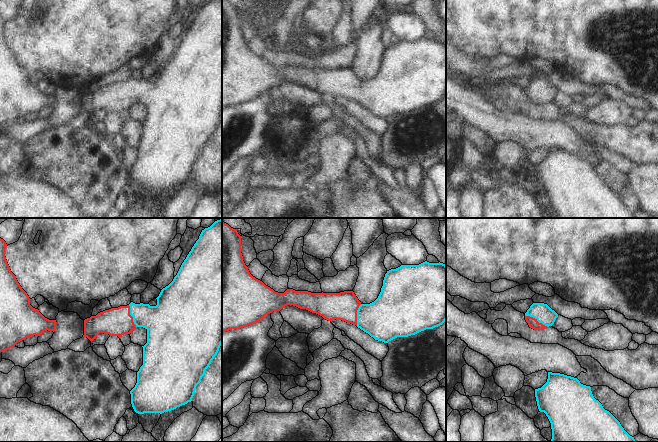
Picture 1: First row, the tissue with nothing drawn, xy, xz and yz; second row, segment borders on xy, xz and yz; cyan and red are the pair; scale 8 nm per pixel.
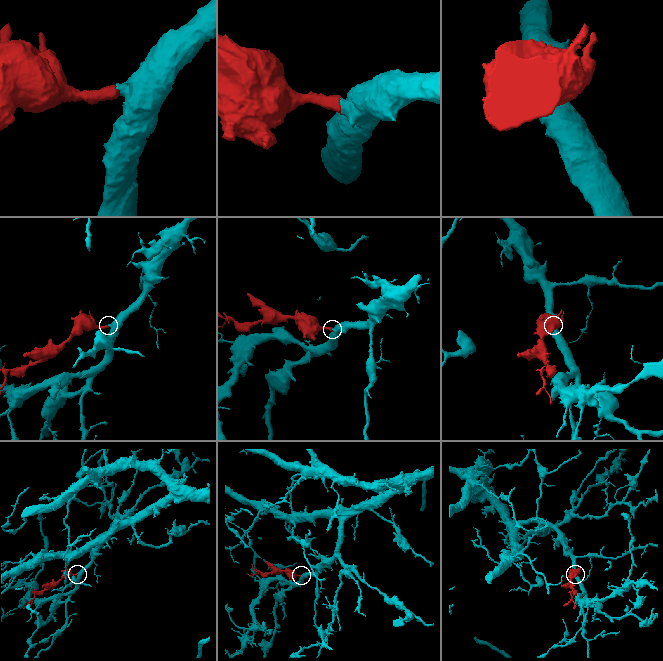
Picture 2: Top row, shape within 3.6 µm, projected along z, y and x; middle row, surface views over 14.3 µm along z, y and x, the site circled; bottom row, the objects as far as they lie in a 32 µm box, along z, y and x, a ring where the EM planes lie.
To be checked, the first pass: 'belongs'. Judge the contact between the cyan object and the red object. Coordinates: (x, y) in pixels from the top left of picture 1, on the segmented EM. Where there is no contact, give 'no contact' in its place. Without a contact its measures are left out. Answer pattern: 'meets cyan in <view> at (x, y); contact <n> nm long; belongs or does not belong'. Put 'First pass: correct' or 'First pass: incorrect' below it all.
meets cyan in yz at (536, 318); contact 200 nm long; belongs
First pass: correct

